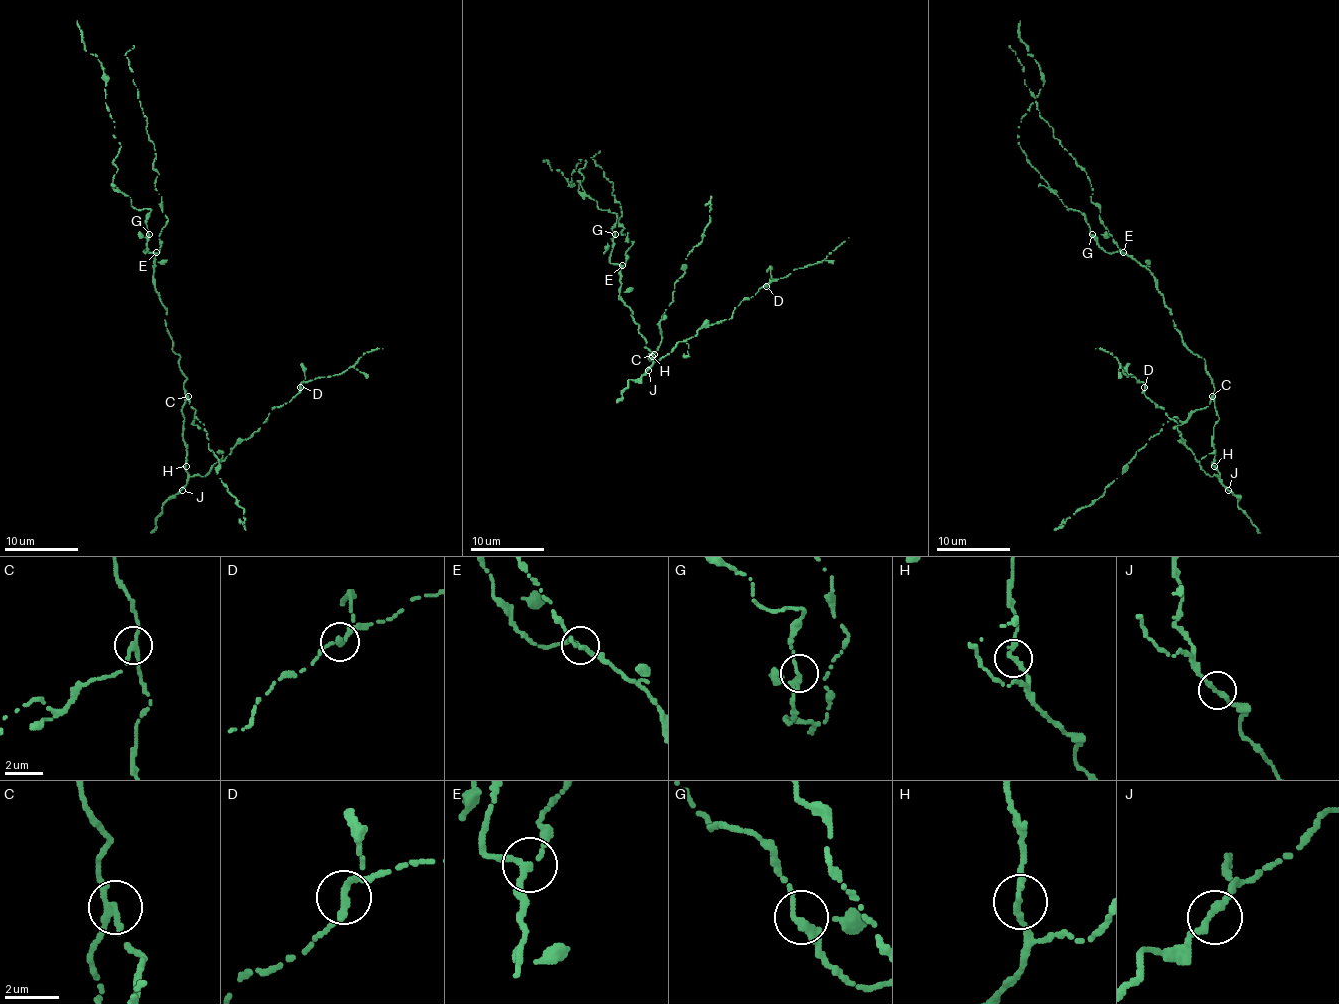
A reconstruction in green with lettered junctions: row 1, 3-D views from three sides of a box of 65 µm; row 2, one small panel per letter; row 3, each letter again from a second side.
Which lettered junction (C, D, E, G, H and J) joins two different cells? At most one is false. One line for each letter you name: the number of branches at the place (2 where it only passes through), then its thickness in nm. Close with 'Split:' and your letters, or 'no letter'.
C: Branches: 2. Thickness 280 nm
Split: C

